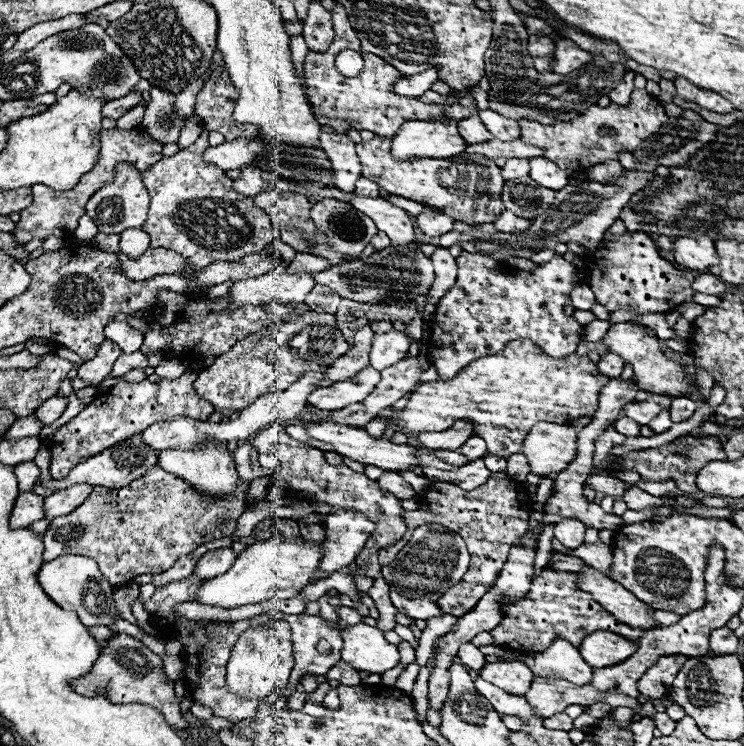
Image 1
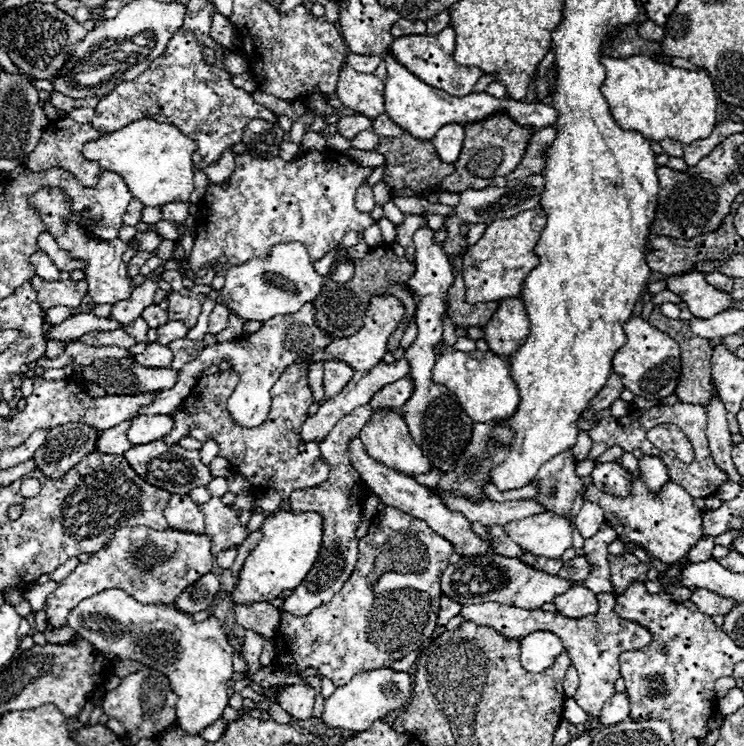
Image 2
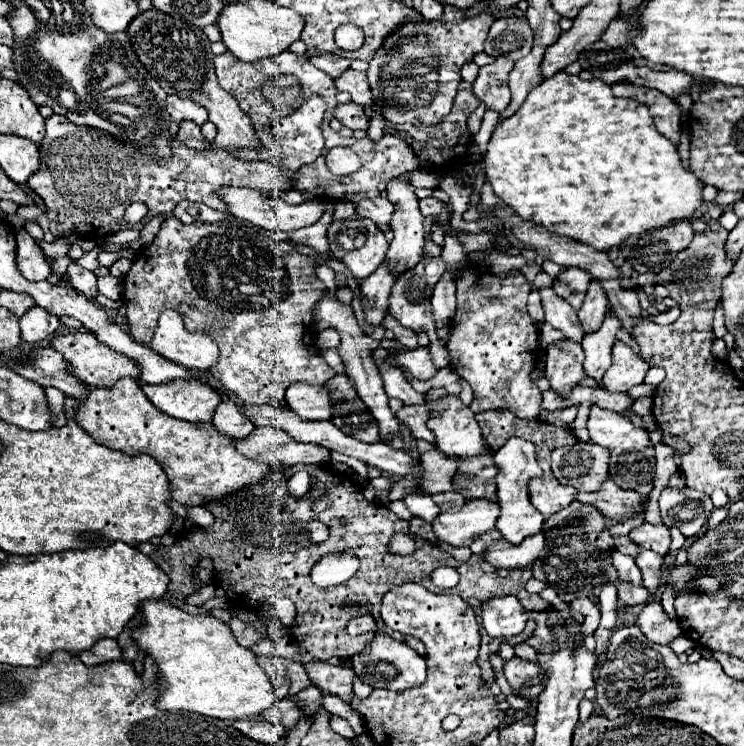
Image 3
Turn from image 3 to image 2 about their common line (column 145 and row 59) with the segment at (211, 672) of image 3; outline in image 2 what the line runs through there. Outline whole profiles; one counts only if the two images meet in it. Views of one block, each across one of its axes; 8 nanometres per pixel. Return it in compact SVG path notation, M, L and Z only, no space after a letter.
M604 56L600 64L606 70L600 92L608 100L612 118L616 118L620 128L638 130L650 142L662 142L664 138L670 138L680 144L692 144L694 140L708 138L718 124L718 98L706 70L690 72L656 62L648 56Z

